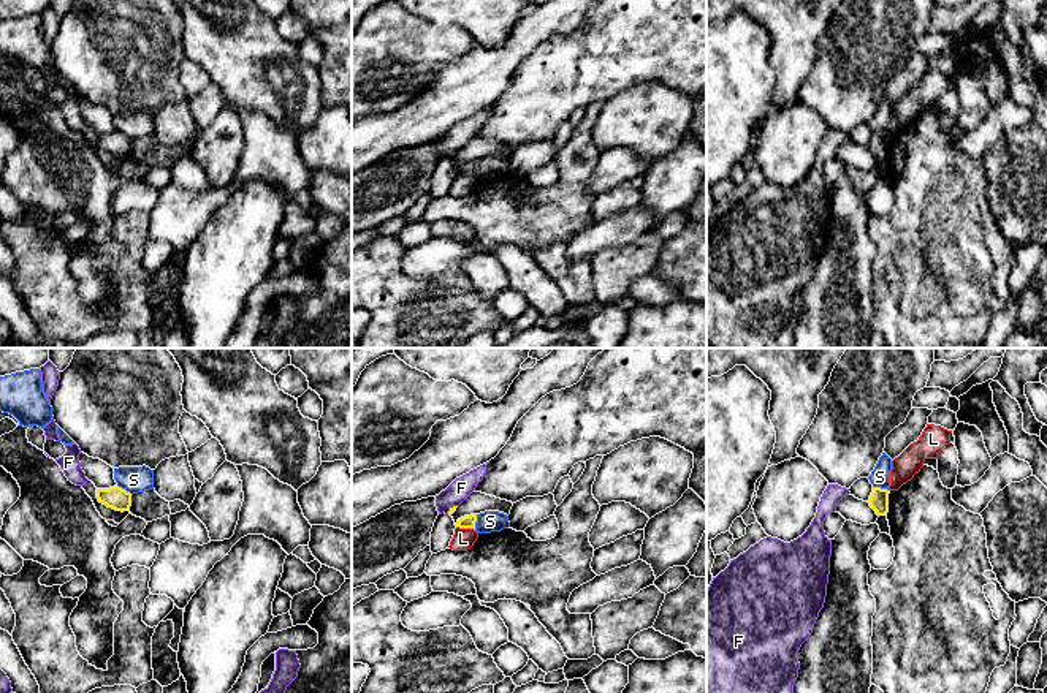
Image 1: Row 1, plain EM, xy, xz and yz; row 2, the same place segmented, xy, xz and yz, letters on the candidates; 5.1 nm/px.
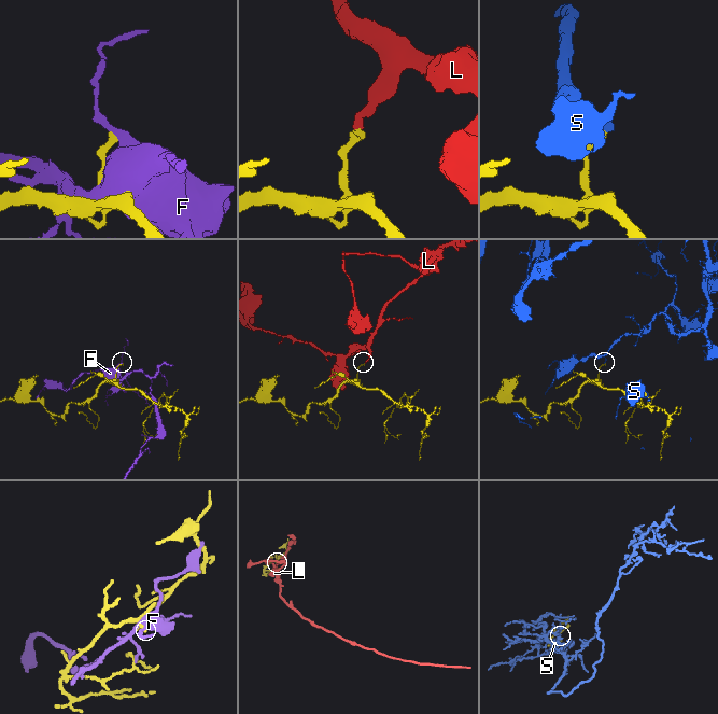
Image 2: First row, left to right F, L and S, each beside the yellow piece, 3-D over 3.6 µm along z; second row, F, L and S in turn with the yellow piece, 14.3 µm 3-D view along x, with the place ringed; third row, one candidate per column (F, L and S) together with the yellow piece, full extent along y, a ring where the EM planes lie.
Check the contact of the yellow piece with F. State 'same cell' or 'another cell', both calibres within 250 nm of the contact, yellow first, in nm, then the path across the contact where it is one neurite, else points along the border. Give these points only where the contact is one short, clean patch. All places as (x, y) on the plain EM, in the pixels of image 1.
another cell; 30 nm thick on the yellow side, 110 nm on the other

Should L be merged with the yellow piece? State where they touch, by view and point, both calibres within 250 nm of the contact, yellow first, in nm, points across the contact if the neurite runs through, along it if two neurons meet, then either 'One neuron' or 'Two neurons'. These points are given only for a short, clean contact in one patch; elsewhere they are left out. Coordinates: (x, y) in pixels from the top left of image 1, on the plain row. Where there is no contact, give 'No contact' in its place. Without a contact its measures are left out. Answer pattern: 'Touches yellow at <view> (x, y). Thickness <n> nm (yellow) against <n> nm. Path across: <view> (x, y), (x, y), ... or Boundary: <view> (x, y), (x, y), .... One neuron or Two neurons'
Touches yellow at xz (466, 173). Thickness 60 nm (yellow) against 110 nm. Boundary: xz (456, 171), (474, 176). Two neurons

